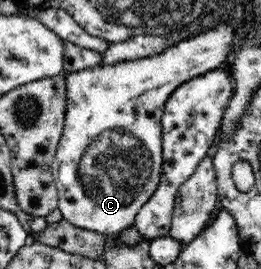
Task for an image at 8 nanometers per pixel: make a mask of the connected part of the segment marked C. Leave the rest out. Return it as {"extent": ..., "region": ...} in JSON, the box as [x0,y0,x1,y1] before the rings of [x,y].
{"extent":[51,22,241,235],"region":[[[221,22],[212,29],[183,39],[165,51],[135,61],[120,61],[103,70],[66,74],[64,129],[51,163],[62,218],[76,227],[114,235],[134,224],[136,214],[154,194],[162,174],[162,114],[166,102],[181,83],[219,69],[235,50],[241,26]]]}

